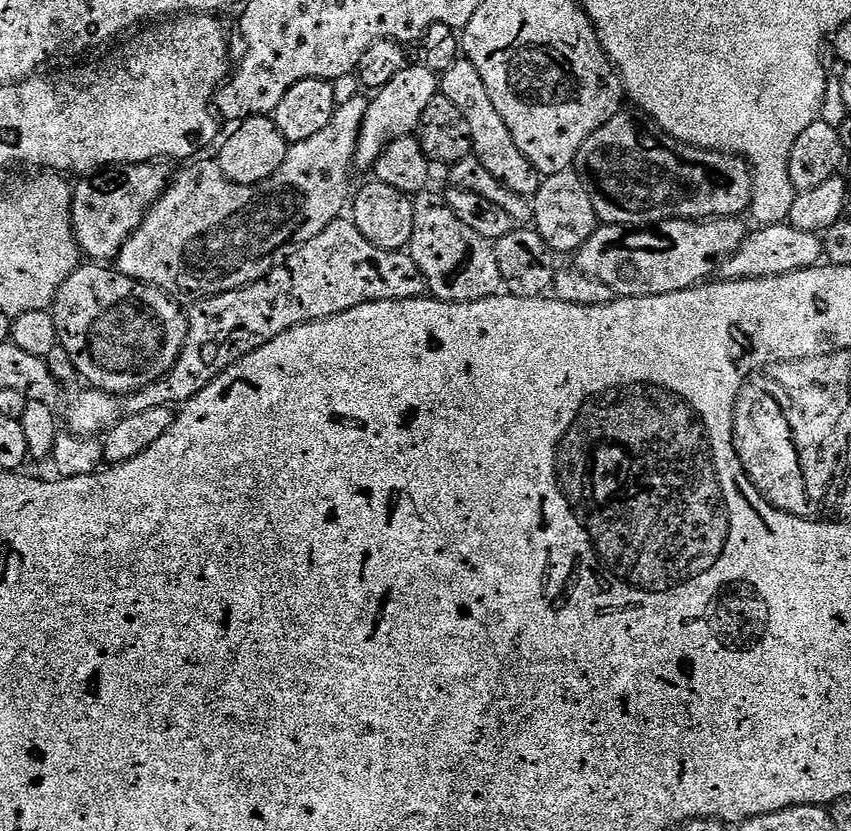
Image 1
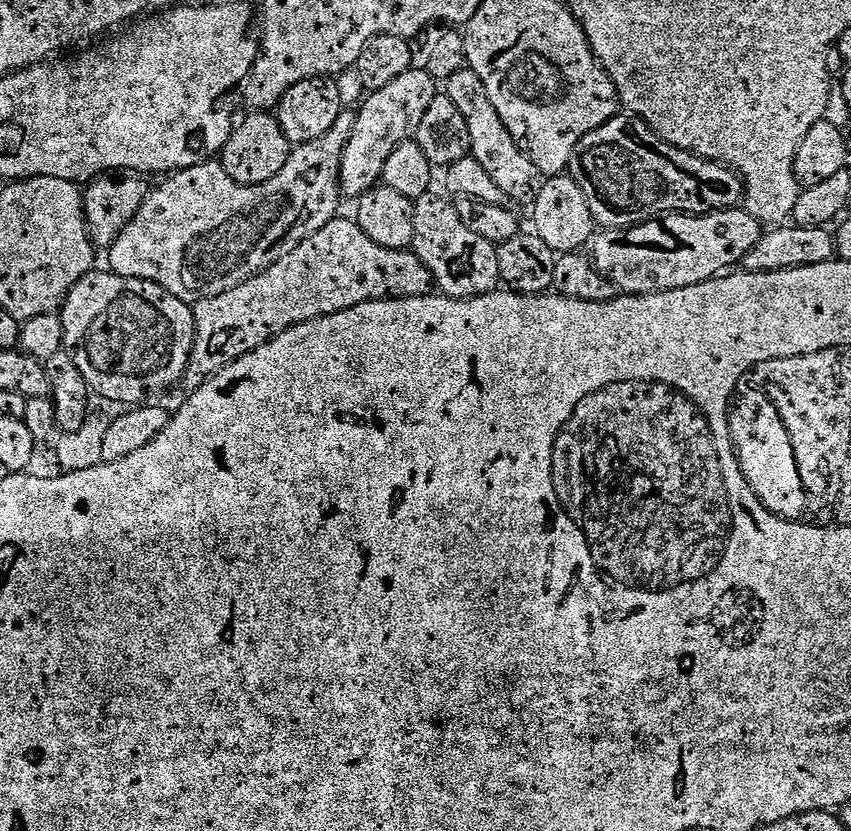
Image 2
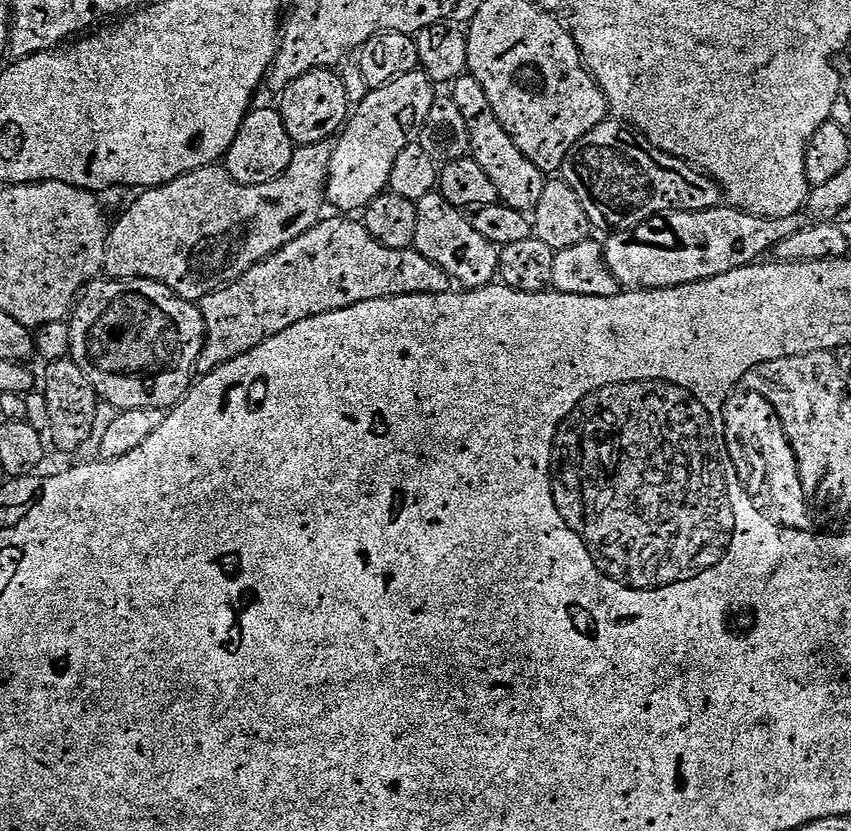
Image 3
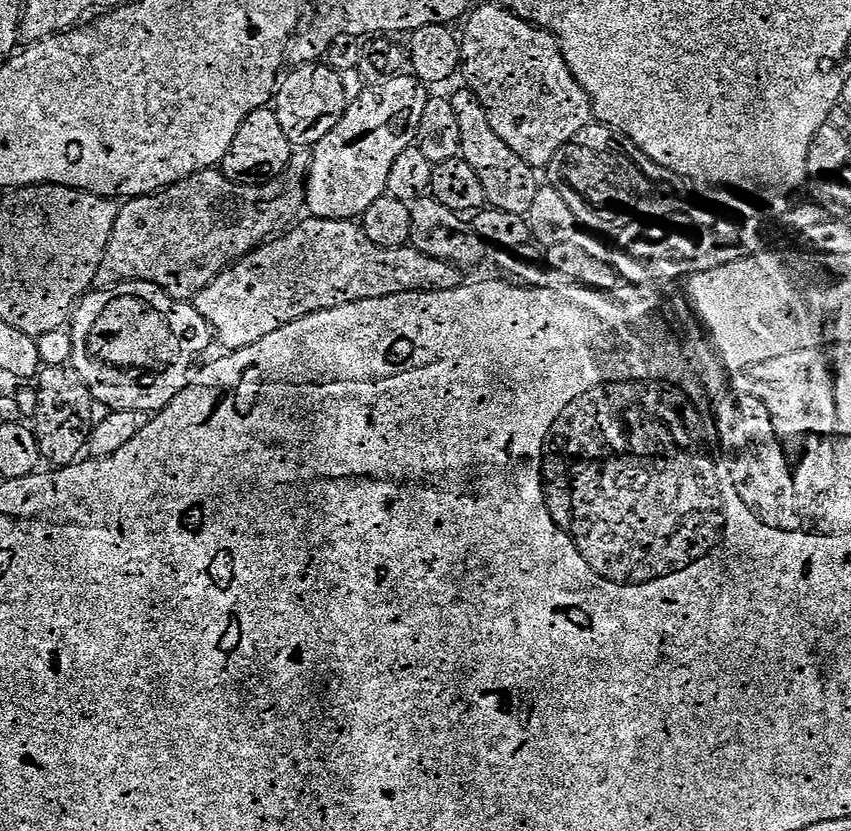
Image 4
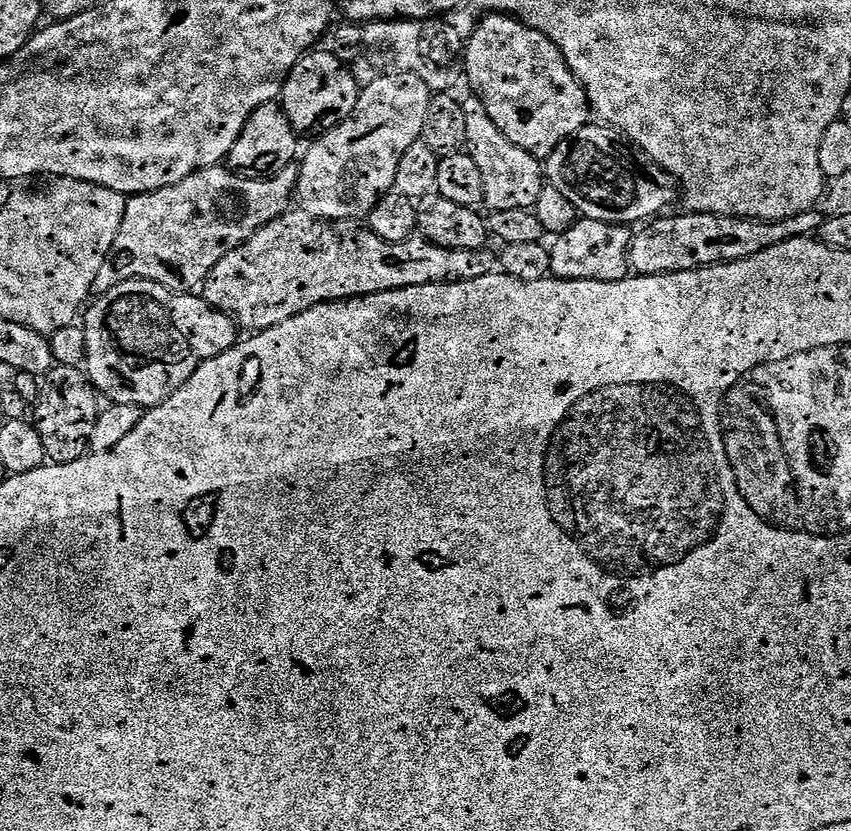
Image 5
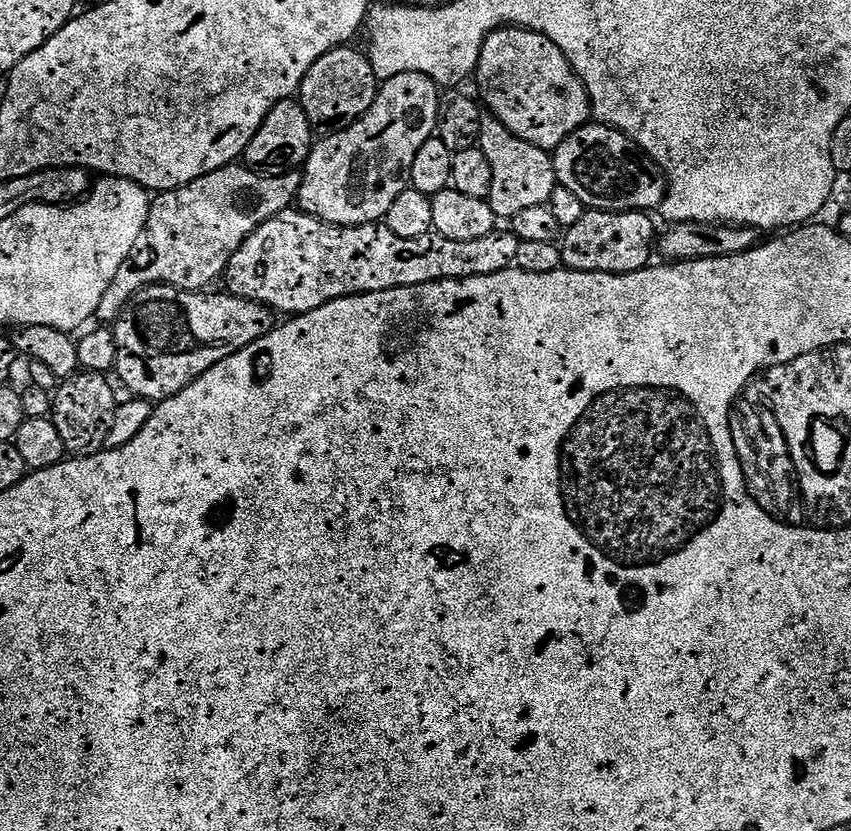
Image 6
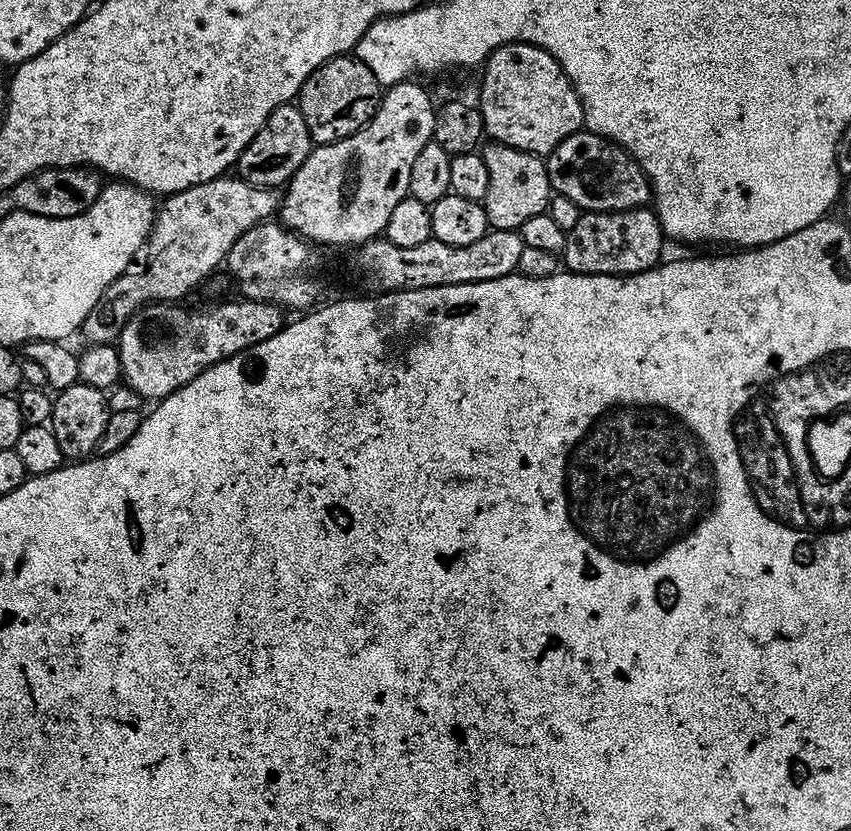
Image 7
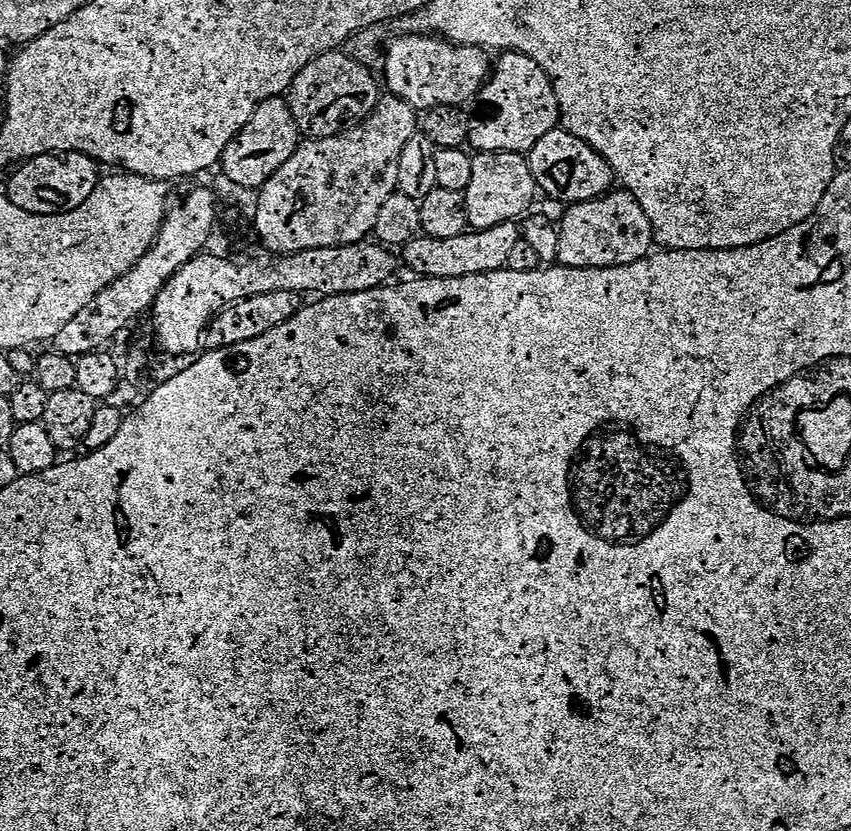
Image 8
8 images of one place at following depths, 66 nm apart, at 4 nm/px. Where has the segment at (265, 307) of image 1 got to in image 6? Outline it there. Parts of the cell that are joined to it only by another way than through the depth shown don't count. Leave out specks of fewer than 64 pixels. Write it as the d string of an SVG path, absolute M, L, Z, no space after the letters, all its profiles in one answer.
M285 210L259 224L229 258L226 288L231 295L241 296L244 300L255 300L257 304L272 309L273 313L303 314L343 296L360 296L363 292L381 292L419 284L462 282L466 278L505 272L515 265L521 237L512 232L502 232L474 238L470 242L446 240L439 234L407 240L398 238L398 234L380 222L360 224L357 228L342 228L338 224L326 224L306 212Z

